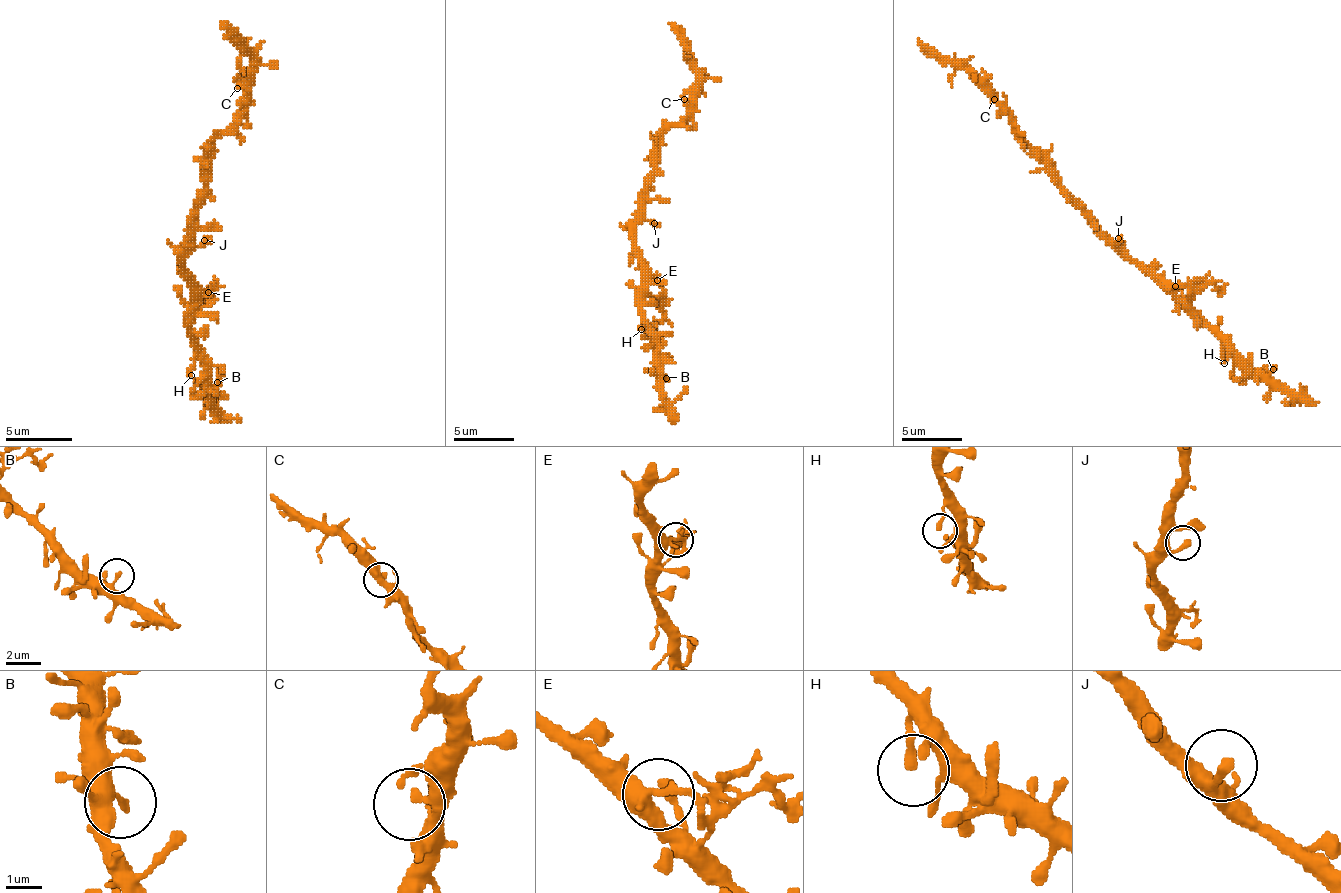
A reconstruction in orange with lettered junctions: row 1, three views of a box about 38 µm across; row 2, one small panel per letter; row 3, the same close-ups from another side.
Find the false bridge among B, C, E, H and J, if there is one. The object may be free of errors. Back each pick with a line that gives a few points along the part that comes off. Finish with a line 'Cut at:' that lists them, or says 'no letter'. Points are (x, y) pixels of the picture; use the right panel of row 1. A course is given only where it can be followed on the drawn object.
E: foreign part runs (1176, 287), (1212, 284), (1218, 290), (1227, 284)
Cut at: E

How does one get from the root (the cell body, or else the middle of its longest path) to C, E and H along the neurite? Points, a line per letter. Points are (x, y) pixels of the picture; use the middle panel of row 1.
C: (638, 205), (645, 184), (654, 172), (654, 144), (687, 114), (690, 105), (684, 99)
E: (638, 205), (635, 251), (657, 281)
H: (638, 205), (635, 257), (641, 266), (641, 323), (645, 326), (641, 329)

